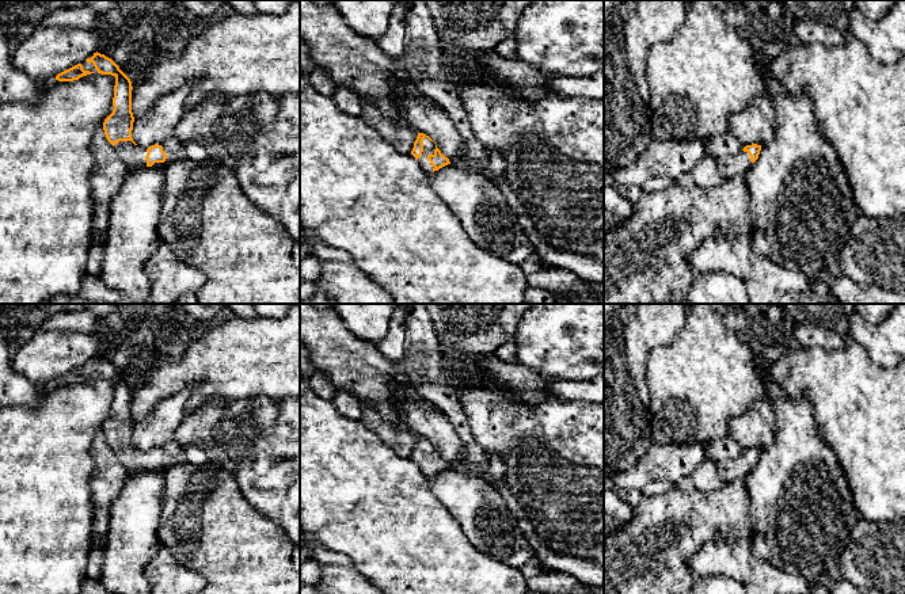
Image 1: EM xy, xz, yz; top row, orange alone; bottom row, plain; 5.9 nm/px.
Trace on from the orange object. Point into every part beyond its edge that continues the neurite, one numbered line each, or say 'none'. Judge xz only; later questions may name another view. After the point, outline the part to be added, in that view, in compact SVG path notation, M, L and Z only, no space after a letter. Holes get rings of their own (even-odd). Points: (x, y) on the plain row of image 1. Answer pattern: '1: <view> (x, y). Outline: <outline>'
1: xz (429, 450). Outline: M427 441L423 442L423 456L419 460L418 465L421 468L421 471L427 476L431 477L433 476L433 469L430 468L430 465L427 464L429 458L434 458L434 453L436 453L436 448L433 445L430 445Z

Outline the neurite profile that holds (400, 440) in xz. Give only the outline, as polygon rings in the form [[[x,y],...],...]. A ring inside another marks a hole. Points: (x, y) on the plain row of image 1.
[[[362,404],[362,423],[376,433],[400,457],[408,458],[414,452],[418,437],[404,427],[387,422],[370,404]]]

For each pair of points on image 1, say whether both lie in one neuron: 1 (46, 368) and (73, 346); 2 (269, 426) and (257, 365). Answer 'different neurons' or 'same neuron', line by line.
1: same neuron
2: different neurons

